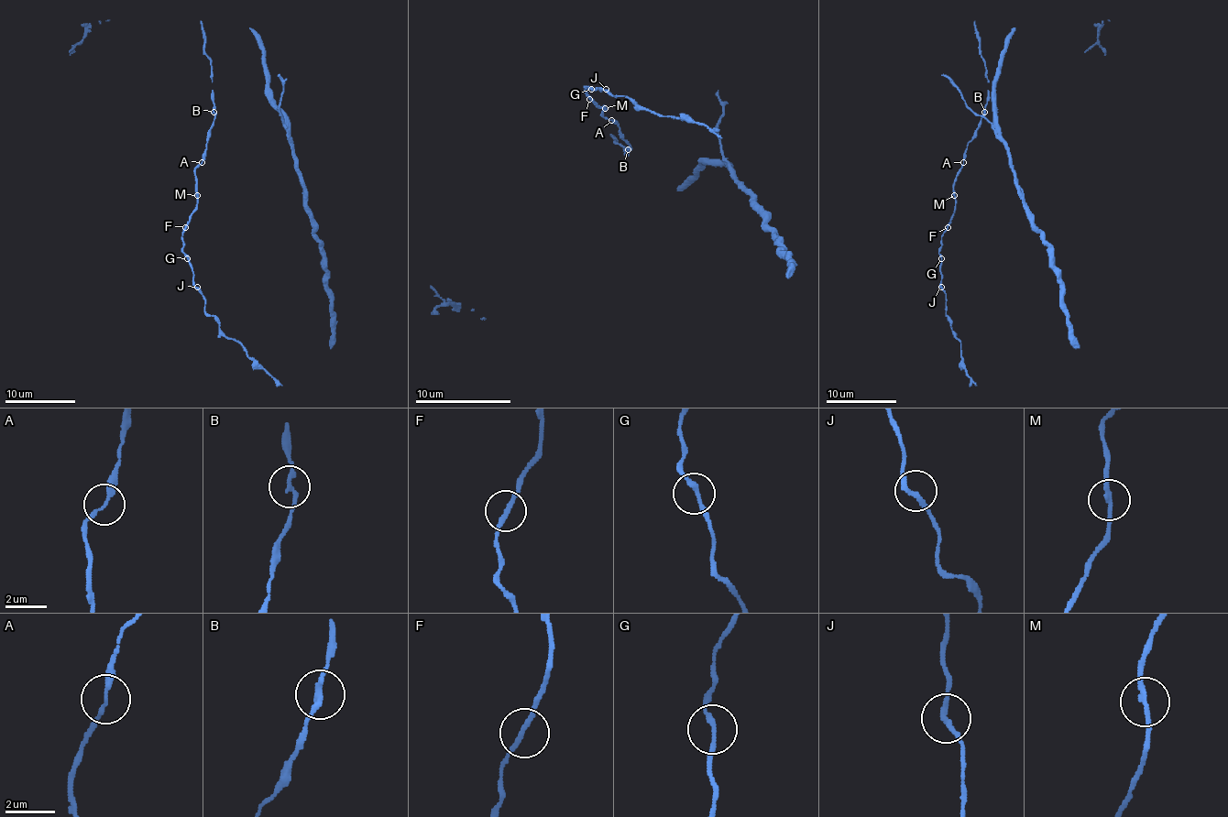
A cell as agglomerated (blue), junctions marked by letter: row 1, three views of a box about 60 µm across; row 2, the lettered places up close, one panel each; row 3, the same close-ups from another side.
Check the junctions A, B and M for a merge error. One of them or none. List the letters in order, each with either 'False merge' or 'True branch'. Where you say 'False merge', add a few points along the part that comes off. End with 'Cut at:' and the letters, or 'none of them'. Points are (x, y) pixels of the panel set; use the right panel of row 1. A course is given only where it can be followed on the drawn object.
A: True branch
B: True branch
M: True branch
Cut at: none of them

